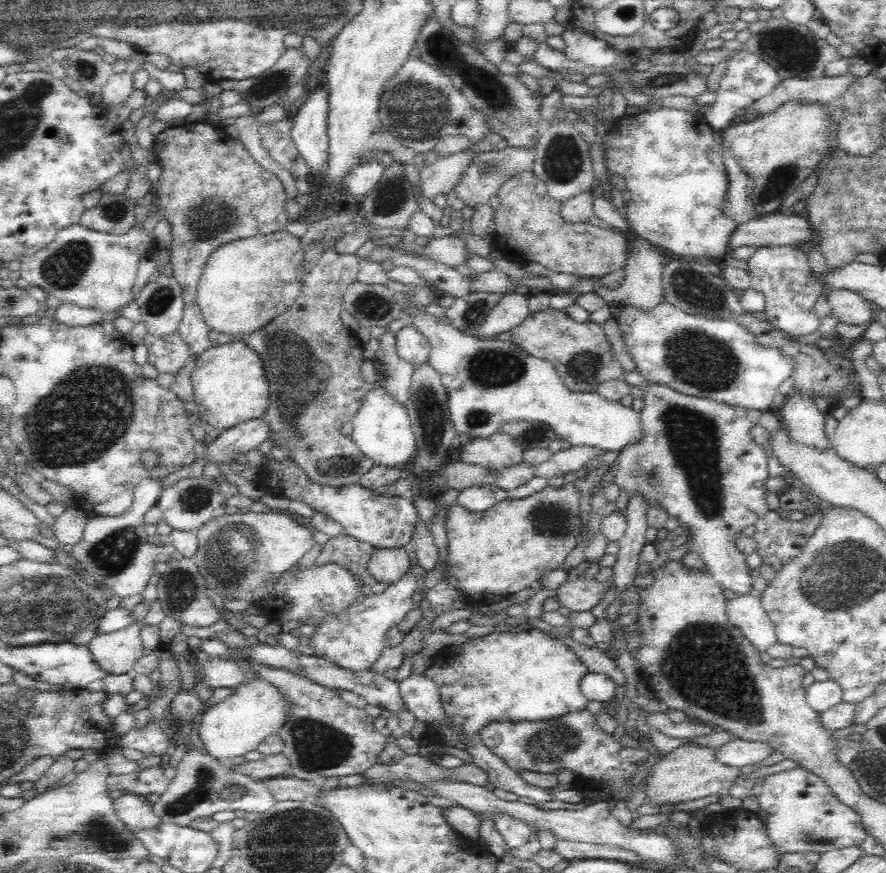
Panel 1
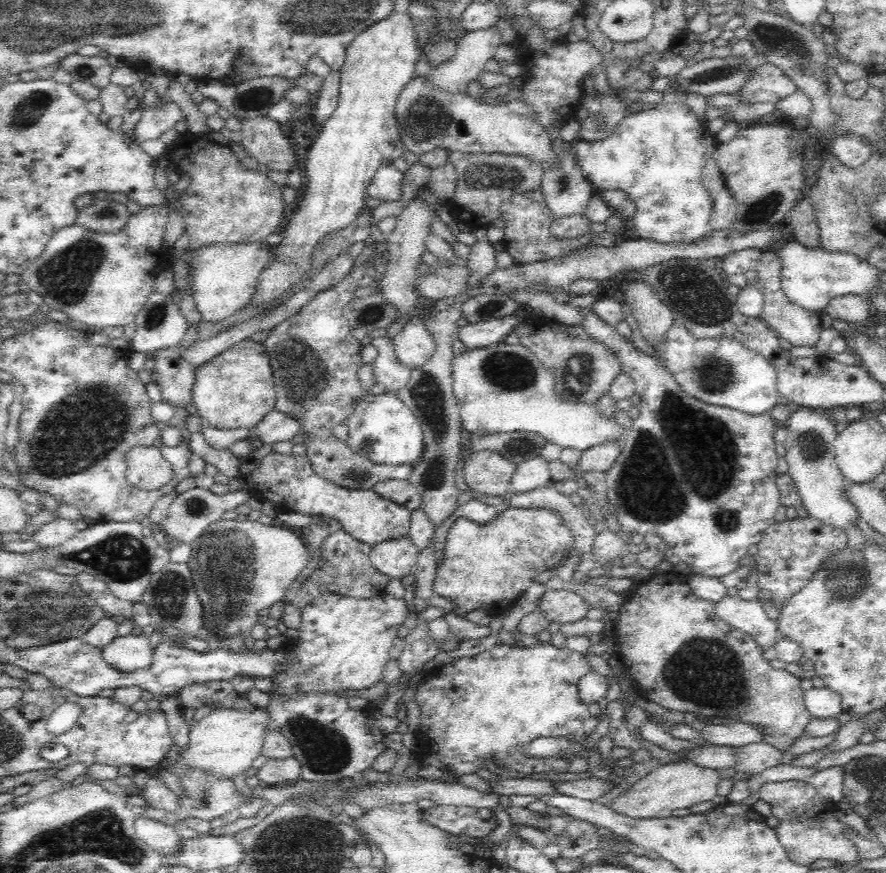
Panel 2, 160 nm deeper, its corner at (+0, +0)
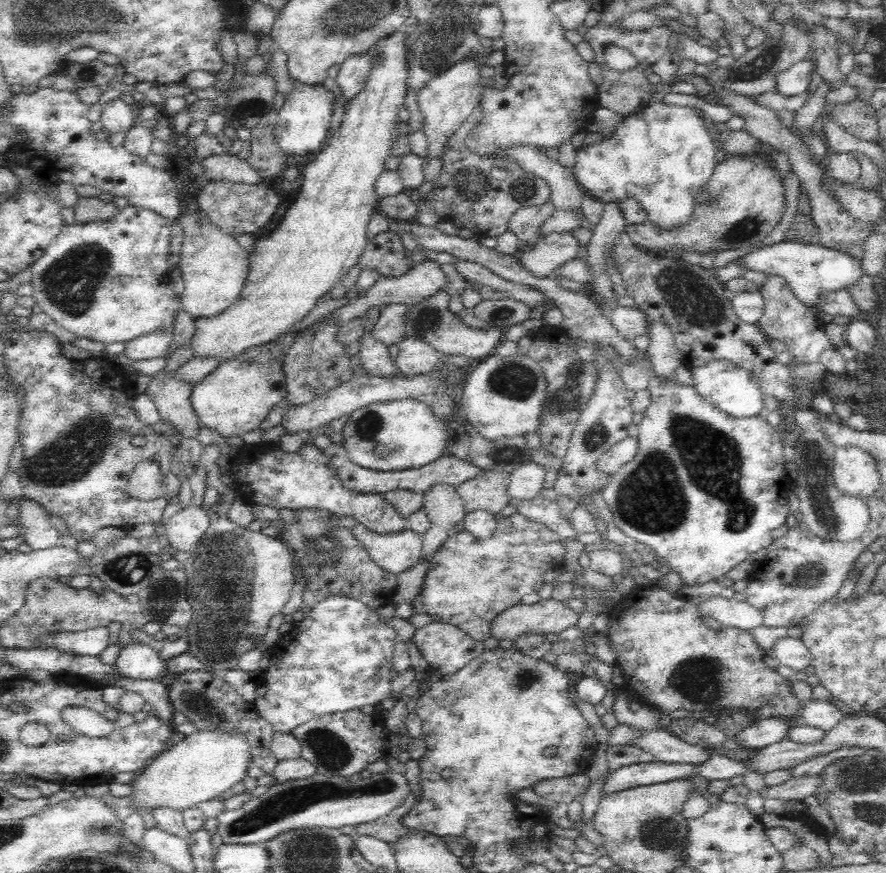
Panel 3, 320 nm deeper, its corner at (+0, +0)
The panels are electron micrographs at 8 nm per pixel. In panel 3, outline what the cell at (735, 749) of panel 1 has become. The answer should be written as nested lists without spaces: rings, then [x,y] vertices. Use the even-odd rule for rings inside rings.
[[[642,731],[642,737],[635,739],[632,746],[640,746],[654,759],[672,764],[705,764],[711,755],[700,746],[680,740],[662,731]]]

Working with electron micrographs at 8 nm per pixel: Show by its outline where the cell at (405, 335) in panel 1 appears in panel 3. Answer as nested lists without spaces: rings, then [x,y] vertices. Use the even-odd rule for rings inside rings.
[[[405,336],[397,346],[399,352],[394,362],[404,376],[429,373],[440,356],[440,353],[420,336]]]

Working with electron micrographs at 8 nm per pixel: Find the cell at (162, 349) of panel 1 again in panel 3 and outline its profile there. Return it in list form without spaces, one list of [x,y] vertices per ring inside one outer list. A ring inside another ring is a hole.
[[[156,371],[145,394],[155,403],[162,422],[168,422],[184,438],[195,438],[200,429],[191,397],[193,385],[178,377],[176,371]]]

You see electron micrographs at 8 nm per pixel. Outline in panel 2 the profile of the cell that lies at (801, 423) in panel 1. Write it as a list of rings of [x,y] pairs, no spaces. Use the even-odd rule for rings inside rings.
[[[798,408],[784,421],[788,435],[783,444],[786,448],[788,474],[795,482],[802,506],[808,515],[818,518],[822,523],[834,525],[846,532],[858,548],[862,546],[862,534],[858,522],[863,522],[852,508],[850,501],[843,496],[844,475],[835,460],[834,441],[837,435],[835,422],[812,408]]]

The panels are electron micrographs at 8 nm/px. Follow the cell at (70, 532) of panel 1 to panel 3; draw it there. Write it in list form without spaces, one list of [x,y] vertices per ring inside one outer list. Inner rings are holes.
[[[27,498],[16,501],[17,524],[20,534],[31,549],[46,549],[62,543],[58,528],[52,524],[42,505]]]

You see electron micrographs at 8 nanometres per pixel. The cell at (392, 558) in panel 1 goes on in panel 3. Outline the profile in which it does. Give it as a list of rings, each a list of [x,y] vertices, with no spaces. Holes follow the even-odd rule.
[[[362,525],[349,528],[349,531],[365,546],[370,558],[386,572],[400,574],[416,565],[421,558],[421,536],[408,528],[390,535],[375,535]]]

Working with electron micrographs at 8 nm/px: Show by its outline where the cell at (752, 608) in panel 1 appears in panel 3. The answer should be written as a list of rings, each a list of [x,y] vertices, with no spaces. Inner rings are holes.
[[[710,596],[698,605],[704,616],[718,620],[724,627],[736,627],[743,631],[750,631],[763,625],[761,609],[746,601],[740,602],[734,596],[731,599]]]

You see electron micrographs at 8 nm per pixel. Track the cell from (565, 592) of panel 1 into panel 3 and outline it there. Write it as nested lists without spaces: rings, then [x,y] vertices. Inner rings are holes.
[[[553,597],[540,599],[536,604],[520,603],[494,618],[491,636],[497,640],[510,639],[515,642],[526,631],[558,634],[578,624],[578,618],[578,612],[572,610],[566,601]]]

